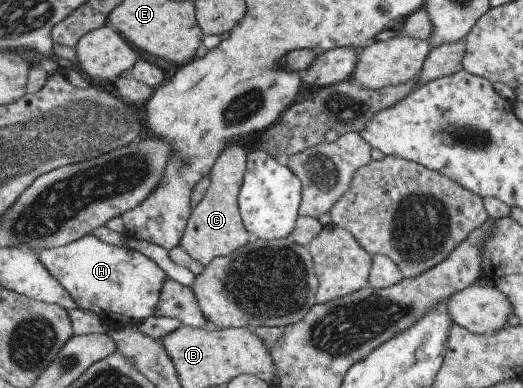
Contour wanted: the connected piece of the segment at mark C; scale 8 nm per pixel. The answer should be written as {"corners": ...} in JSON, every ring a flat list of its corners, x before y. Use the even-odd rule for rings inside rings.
{"corners":[[237,144,226,146,226,149,222,150,207,175,206,188,200,192,202,200,194,206,189,225,182,234,179,246,203,267,210,264,214,258,234,253,251,239,249,233,244,230,237,208,237,195,244,176,246,153,246,150]]}

